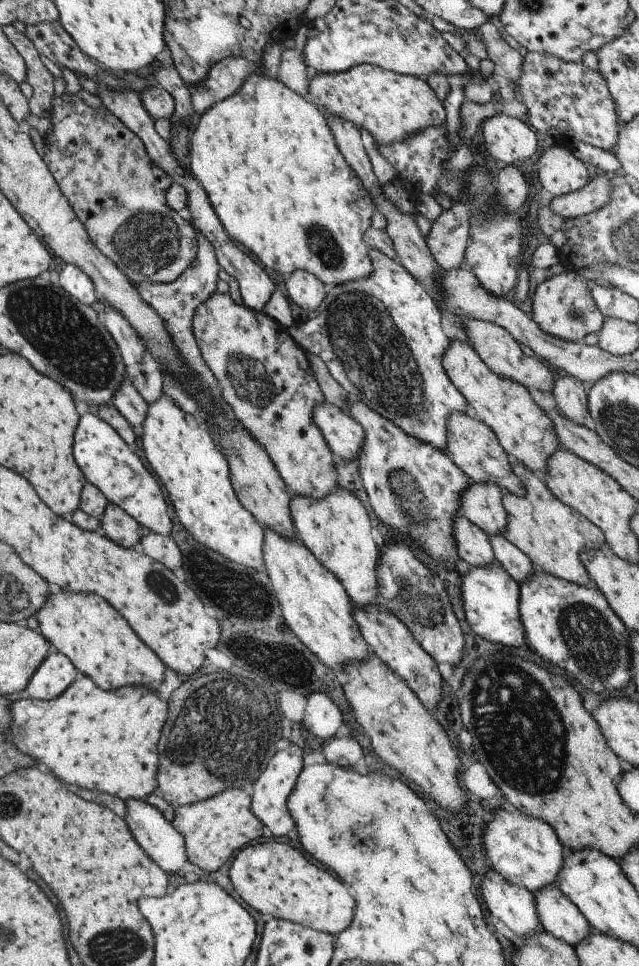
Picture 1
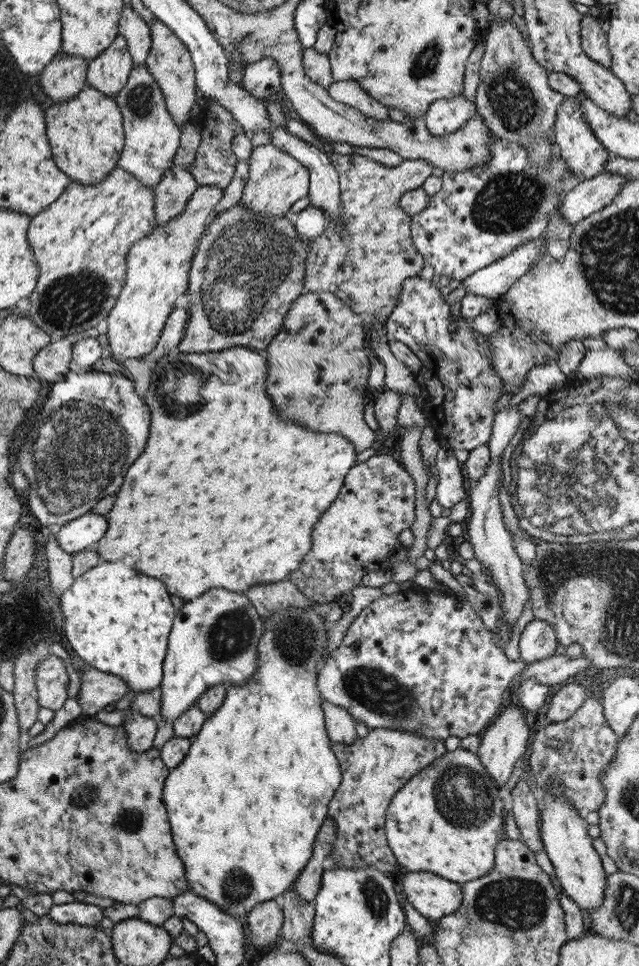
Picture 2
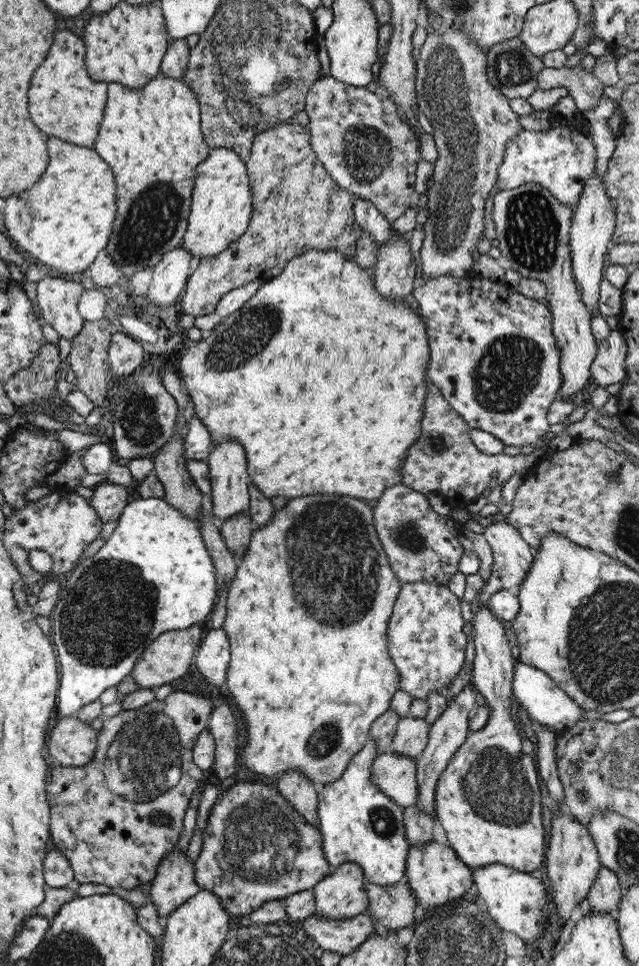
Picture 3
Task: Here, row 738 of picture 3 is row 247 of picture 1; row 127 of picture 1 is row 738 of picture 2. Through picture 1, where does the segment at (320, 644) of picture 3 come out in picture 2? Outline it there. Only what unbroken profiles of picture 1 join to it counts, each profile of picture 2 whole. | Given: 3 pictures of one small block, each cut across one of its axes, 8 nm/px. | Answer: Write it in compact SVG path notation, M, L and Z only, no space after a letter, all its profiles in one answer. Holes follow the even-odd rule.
M309 601L309 606L305 608L283 608L273 612L269 618L262 620L263 630L259 636L257 644L257 670L253 670L251 678L239 686L226 686L223 703L211 716L205 717L201 728L194 734L189 746L189 750L181 759L181 762L169 770L162 788L163 804L167 810L167 818L170 824L170 832L175 846L175 852L185 872L185 880L189 891L213 902L217 909L224 911L224 914L238 919L239 916L248 915L259 902L271 900L279 894L283 894L287 888L292 886L300 870L307 864L313 841L317 830L326 819L327 805L329 799L335 794L335 789L339 786L341 772L339 763L329 745L331 742L325 732L325 722L320 702L323 702L321 694L317 692L317 674L325 660L325 647L327 647L327 635L331 624L316 613L317 603Z

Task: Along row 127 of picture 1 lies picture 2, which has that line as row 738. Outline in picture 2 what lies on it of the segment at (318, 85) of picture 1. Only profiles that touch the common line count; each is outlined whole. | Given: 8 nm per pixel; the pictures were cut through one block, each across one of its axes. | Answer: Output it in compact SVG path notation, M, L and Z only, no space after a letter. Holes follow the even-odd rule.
M378 728L368 729L365 737L357 737L351 744L331 743L329 748L339 763L341 780L327 805L326 818L331 818L335 826L327 865L355 868L369 864L382 873L398 872L383 832L385 811L391 797L409 778L445 753L443 741L423 737L419 731Z

